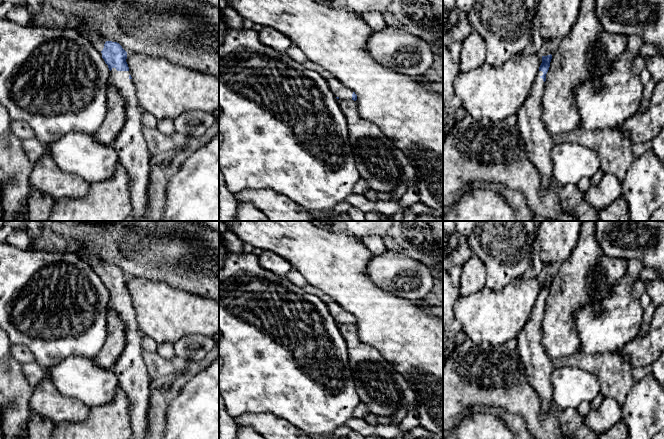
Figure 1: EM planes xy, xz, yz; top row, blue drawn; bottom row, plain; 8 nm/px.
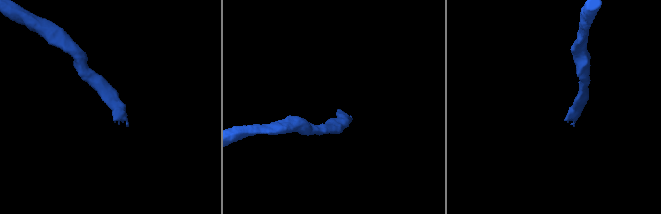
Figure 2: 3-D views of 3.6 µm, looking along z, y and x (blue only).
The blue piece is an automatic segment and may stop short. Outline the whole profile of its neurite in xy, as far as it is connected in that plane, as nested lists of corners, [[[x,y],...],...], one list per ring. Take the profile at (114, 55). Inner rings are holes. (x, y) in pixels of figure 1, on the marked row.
[[[106,41],[101,51],[110,75],[108,86],[118,89],[126,104],[125,124],[113,143],[119,163],[131,178],[130,195],[134,218],[143,217],[148,209],[147,190],[150,179],[150,153],[143,135],[142,114],[131,73],[126,62],[127,52],[117,42]]]

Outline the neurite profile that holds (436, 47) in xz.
[[[438,39],[436,41],[428,41],[427,44],[432,51],[433,56],[439,56],[443,61],[443,41]]]

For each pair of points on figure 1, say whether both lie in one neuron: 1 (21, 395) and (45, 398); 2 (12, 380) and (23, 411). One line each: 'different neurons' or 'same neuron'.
1: different neurons
2: same neuron

